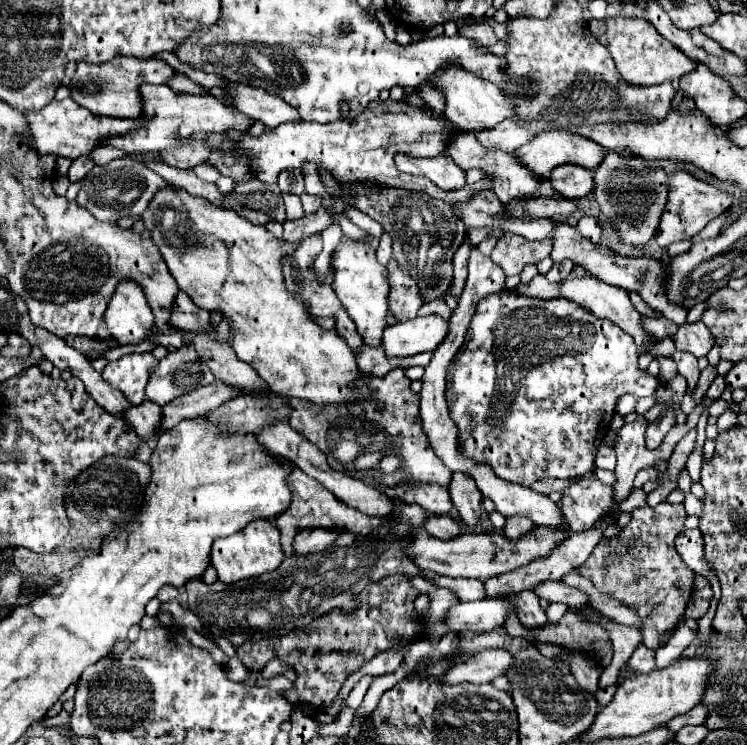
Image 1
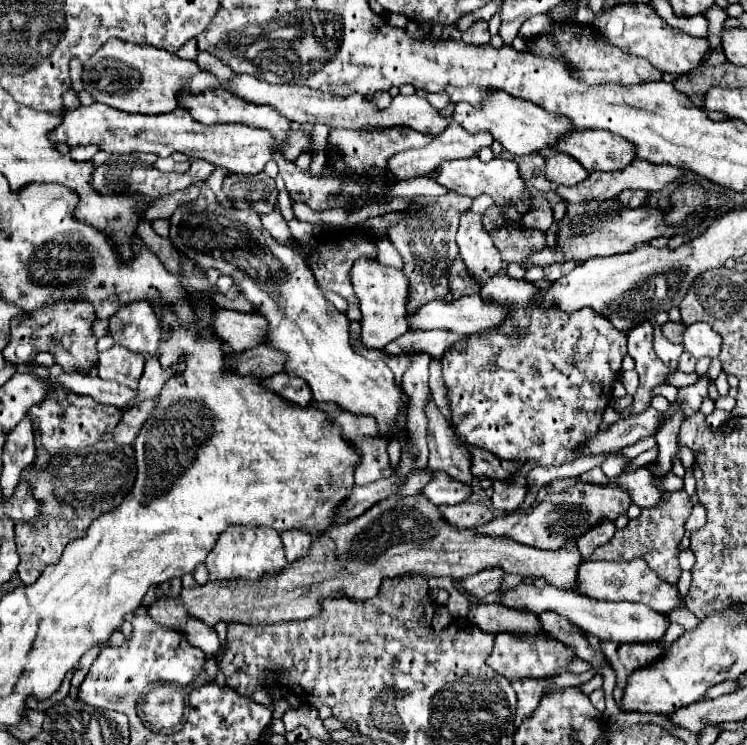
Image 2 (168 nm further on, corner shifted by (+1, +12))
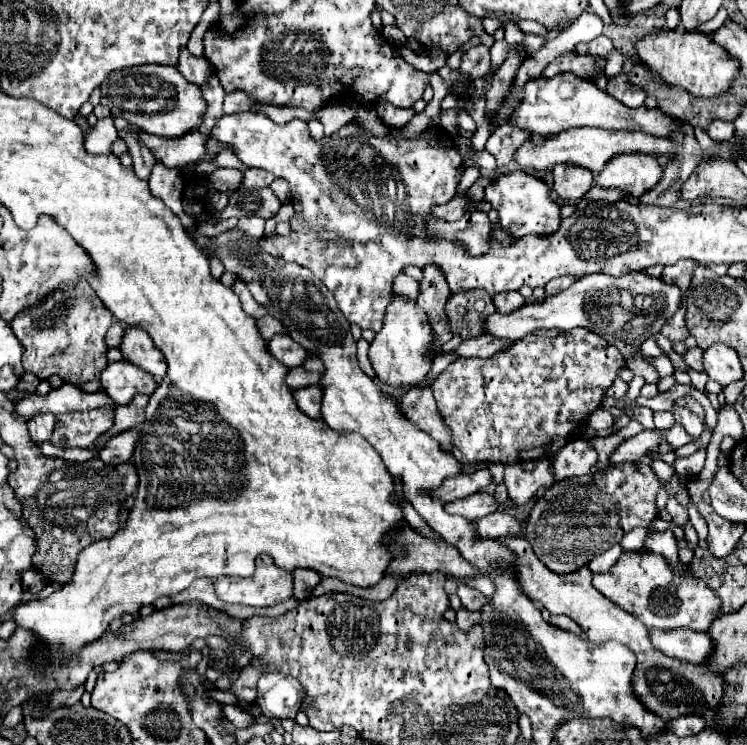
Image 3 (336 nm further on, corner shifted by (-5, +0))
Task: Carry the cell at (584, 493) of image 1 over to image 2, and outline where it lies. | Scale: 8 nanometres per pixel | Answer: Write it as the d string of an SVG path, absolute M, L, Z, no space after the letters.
M603 518L597 526L587 530L585 534L581 534L577 538L577 546L579 546L581 556L589 556L589 552L593 552L593 548L607 544L613 538L613 532L615 532L615 524L607 518Z

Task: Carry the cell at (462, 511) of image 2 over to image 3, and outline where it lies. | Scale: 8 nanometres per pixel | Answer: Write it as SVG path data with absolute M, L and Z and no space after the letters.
M493 512L483 520L477 520L477 530L481 536L489 538L507 538L521 534L521 522L507 512Z

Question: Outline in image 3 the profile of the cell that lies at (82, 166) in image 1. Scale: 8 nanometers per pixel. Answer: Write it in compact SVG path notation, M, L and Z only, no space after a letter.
M101 118L85 138L85 148L91 154L111 154L111 144L117 140L113 118Z

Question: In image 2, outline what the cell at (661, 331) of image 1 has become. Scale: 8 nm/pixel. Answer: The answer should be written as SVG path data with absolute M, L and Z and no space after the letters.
M667 322L667 324L663 324L661 326L661 330L663 330L663 336L667 338L667 340L671 340L671 342L675 342L675 344L679 344L681 342L681 336L683 336L683 330L685 330L685 326L681 324L681 322Z

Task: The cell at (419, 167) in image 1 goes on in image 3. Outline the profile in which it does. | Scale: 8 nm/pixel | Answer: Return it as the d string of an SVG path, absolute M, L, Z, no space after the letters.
M525 172L499 174L497 180L485 188L485 200L491 202L491 206L499 212L501 226L509 230L515 238L523 238L529 234L549 236L559 230L561 206L551 198L549 186L537 176L529 176Z

